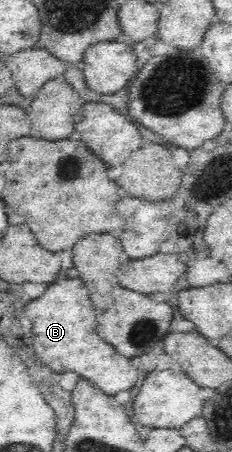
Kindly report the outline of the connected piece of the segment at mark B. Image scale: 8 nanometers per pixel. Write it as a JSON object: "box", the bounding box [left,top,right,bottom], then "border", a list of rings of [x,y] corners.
{"box":[24,277,137,395],"border":[[[67,277],[47,284],[45,294],[29,302],[24,311],[33,324],[37,356],[57,374],[71,370],[107,395],[129,390],[137,384],[137,368],[131,365],[130,357],[119,354],[109,342],[99,338],[90,290],[81,278]]]}

